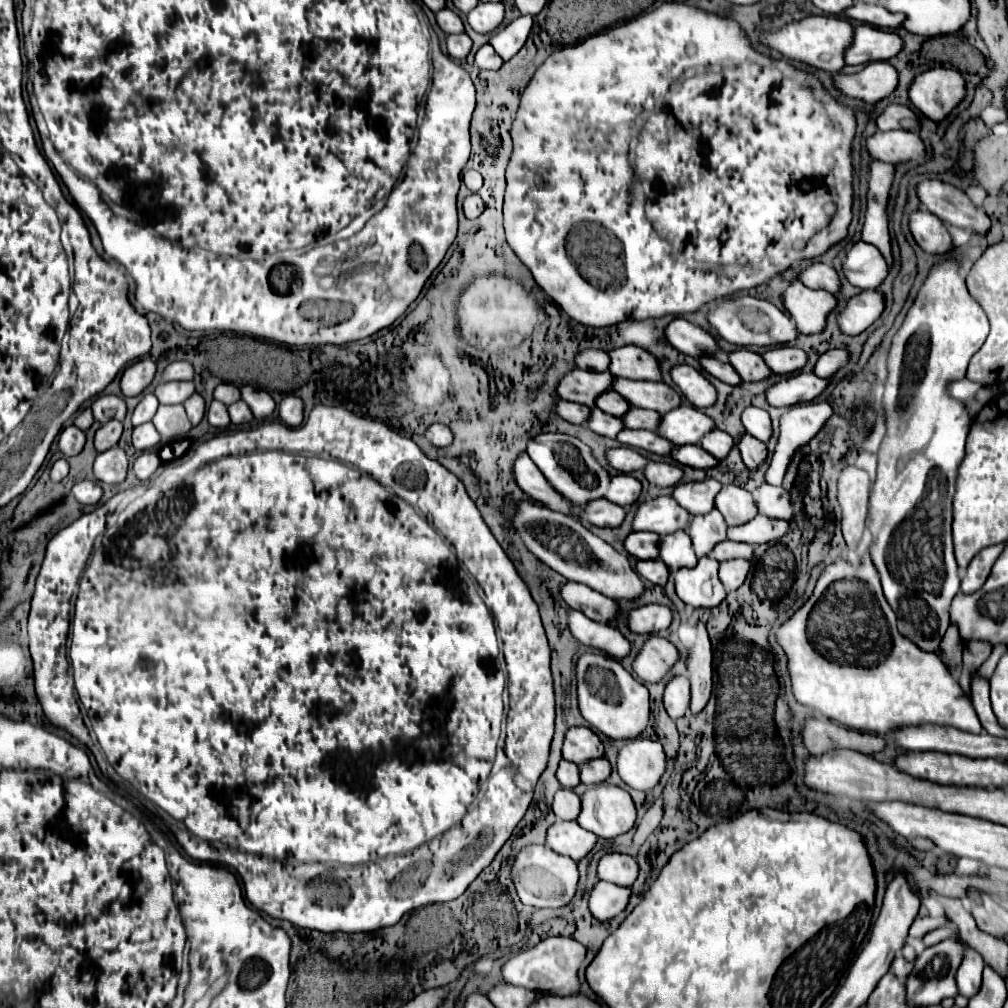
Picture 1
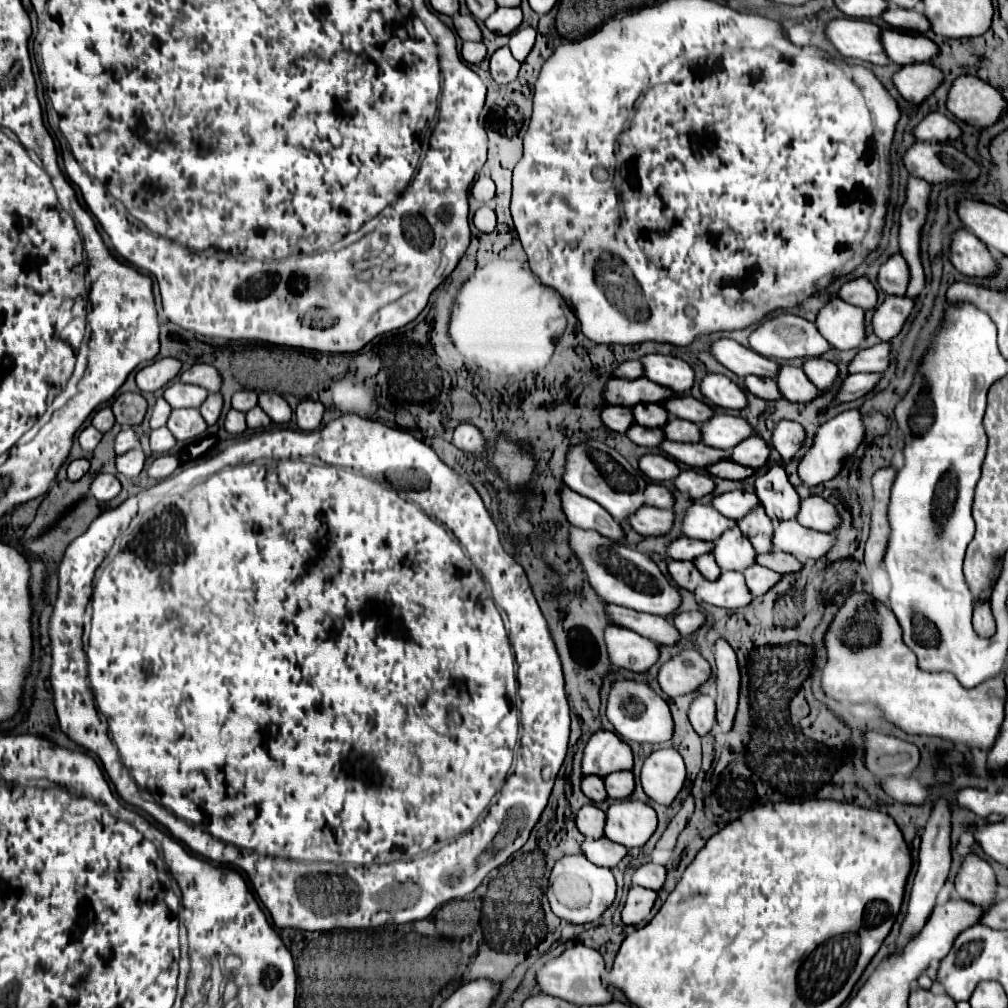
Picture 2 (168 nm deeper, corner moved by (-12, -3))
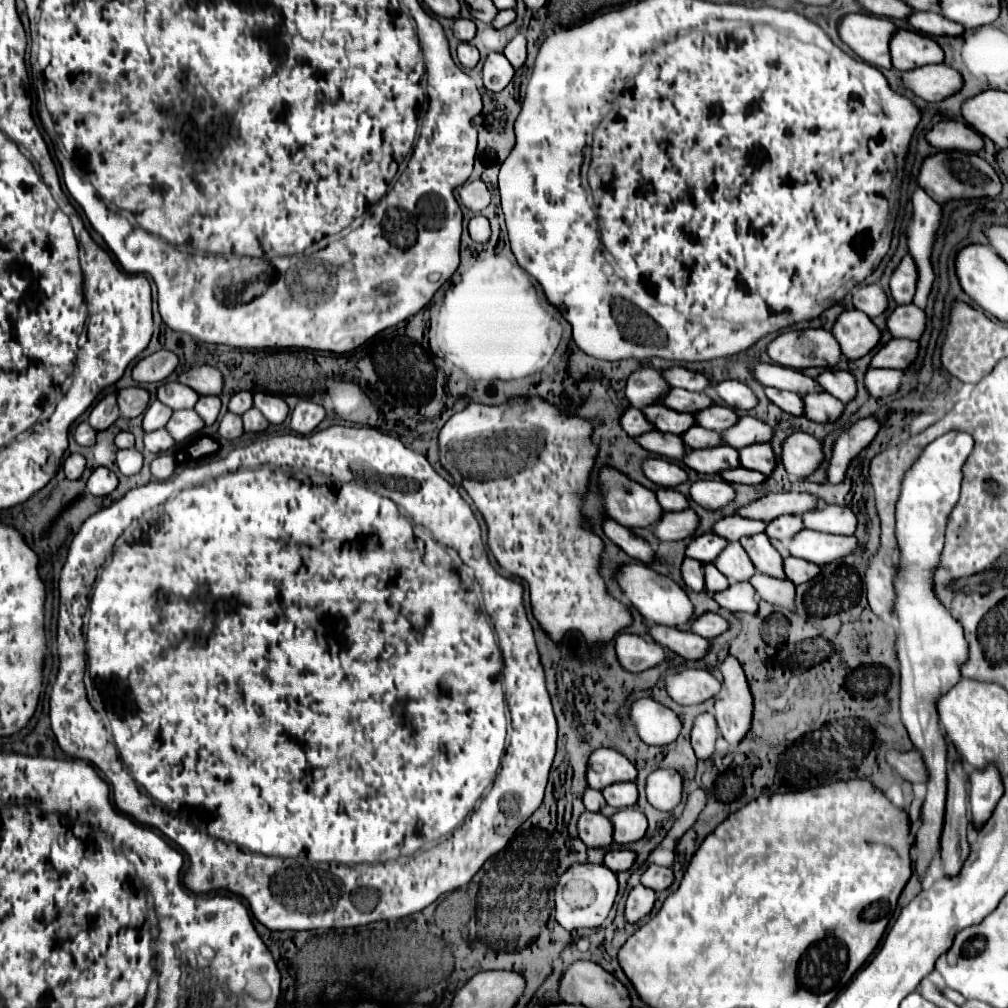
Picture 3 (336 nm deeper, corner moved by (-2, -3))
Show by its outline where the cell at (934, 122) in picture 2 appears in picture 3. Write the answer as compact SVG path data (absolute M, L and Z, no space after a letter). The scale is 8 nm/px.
M958 121L938 123L928 133L928 143L942 151L978 153L980 149L984 149L984 139L976 131L972 131L968 125L958 123Z

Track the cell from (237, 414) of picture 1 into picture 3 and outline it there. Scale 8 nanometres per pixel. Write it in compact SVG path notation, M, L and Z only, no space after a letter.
M252 407L250 411L246 411L246 413L242 415L242 419L244 419L244 431L246 431L246 433L262 433L262 431L266 431L268 425L270 425L256 407Z

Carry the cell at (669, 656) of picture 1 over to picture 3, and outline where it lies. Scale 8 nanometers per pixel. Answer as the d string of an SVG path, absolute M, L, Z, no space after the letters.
M686 669L666 677L668 695L678 705L700 705L712 697L718 697L722 685L706 669Z

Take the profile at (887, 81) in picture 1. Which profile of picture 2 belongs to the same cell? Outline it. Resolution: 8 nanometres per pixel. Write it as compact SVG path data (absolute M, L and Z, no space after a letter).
M928 63L904 65L892 75L892 85L910 103L922 103L940 85L940 81L942 73Z

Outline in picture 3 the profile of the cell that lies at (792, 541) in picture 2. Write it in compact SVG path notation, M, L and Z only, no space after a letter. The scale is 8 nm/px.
M804 529L794 539L790 539L786 547L792 557L800 557L816 565L828 565L854 553L858 549L858 539Z

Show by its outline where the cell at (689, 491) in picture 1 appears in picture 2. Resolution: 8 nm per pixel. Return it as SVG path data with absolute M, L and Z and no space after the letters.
M730 491L730 493L722 493L716 495L710 505L722 513L728 519L740 519L742 515L746 515L746 511L750 511L750 507L756 507L760 501L754 493L746 493L746 491Z

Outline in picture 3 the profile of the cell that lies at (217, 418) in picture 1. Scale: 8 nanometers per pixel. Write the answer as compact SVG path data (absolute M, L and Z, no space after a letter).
M226 413L224 419L222 419L222 423L220 423L218 433L220 433L220 437L224 437L224 439L238 439L238 437L244 433L244 429L242 429L242 419L236 417L236 415L232 415L232 413Z

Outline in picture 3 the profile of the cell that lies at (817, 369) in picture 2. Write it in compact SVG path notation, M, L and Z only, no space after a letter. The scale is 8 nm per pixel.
M826 369L816 381L836 399L842 403L850 403L856 397L856 377L850 371L838 371L838 369Z

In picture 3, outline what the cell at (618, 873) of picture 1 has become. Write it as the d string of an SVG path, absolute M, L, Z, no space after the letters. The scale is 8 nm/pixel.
M650 865L644 875L642 875L642 885L650 887L654 891L664 891L672 885L674 873L670 867L660 867L660 865Z

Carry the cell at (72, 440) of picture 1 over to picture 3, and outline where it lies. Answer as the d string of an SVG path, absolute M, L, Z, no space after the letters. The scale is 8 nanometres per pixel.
M80 423L76 429L74 429L74 439L78 445L94 445L96 441L96 431L90 427L90 423Z

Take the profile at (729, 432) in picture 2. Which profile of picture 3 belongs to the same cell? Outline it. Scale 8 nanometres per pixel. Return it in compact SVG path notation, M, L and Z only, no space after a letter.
M740 417L740 421L734 427L720 435L726 445L742 449L752 443L770 443L774 437L774 429L756 417Z

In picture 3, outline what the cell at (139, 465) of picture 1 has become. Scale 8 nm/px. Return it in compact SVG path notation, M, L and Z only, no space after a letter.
M158 455L152 461L152 475L156 479L162 479L162 481L170 479L172 473L174 473L174 469L176 469L176 463L174 463L174 459L170 455Z

